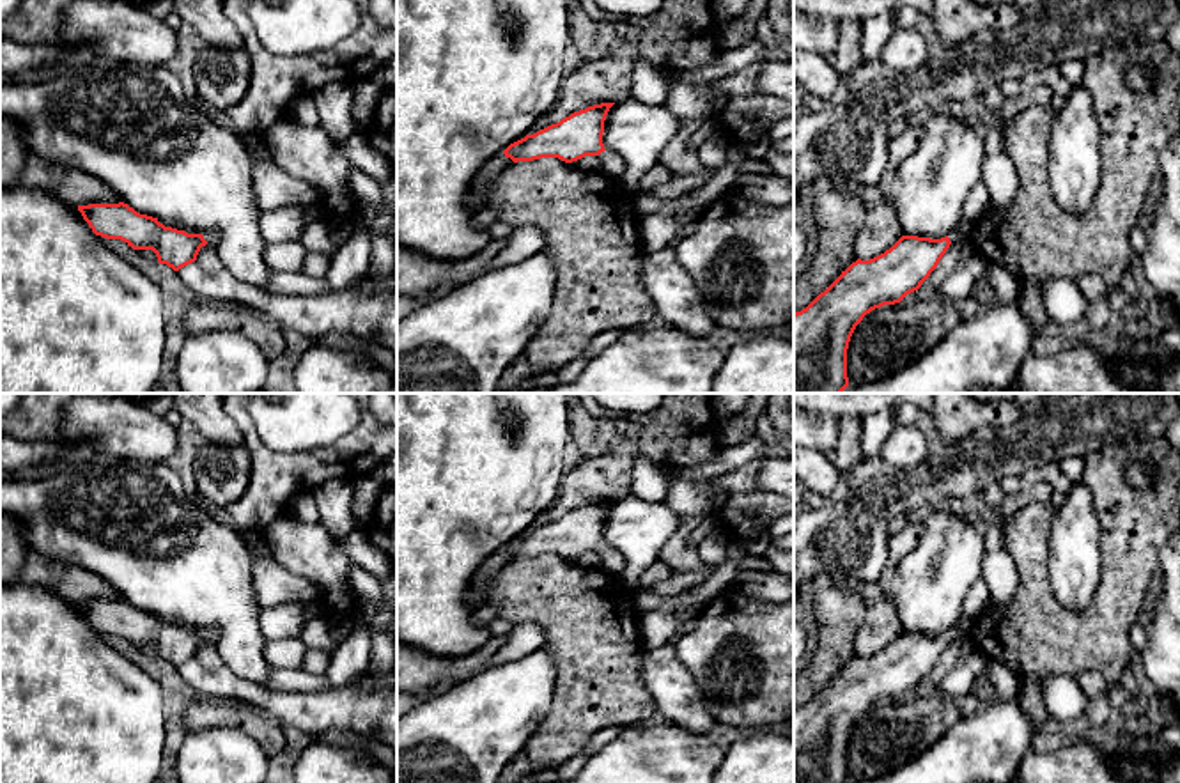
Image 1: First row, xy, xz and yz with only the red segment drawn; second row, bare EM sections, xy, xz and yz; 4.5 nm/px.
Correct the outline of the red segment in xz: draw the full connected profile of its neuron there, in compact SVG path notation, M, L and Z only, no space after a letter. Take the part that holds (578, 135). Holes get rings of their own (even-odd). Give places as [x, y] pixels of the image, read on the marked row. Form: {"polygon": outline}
{"polygon": "M601 103L574 112L560 122L510 143L503 154L514 163L540 158L572 163L585 156L599 156L601 172L620 181L625 174L625 163L615 152L606 151L602 143L604 120L613 105Z"}

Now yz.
{"polygon": "M962 220L946 237L930 239L918 236L902 236L889 250L870 259L858 259L842 275L820 292L806 308L794 314L794 393L842 393L849 386L847 349L856 326L866 314L884 305L900 303L907 294L918 291L921 283L937 267L939 260L955 241L971 241L974 223Z"}

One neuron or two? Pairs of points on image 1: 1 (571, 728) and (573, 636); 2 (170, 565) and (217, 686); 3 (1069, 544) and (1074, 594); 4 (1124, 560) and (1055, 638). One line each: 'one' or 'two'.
1: one
2: two
3: one
4: one

